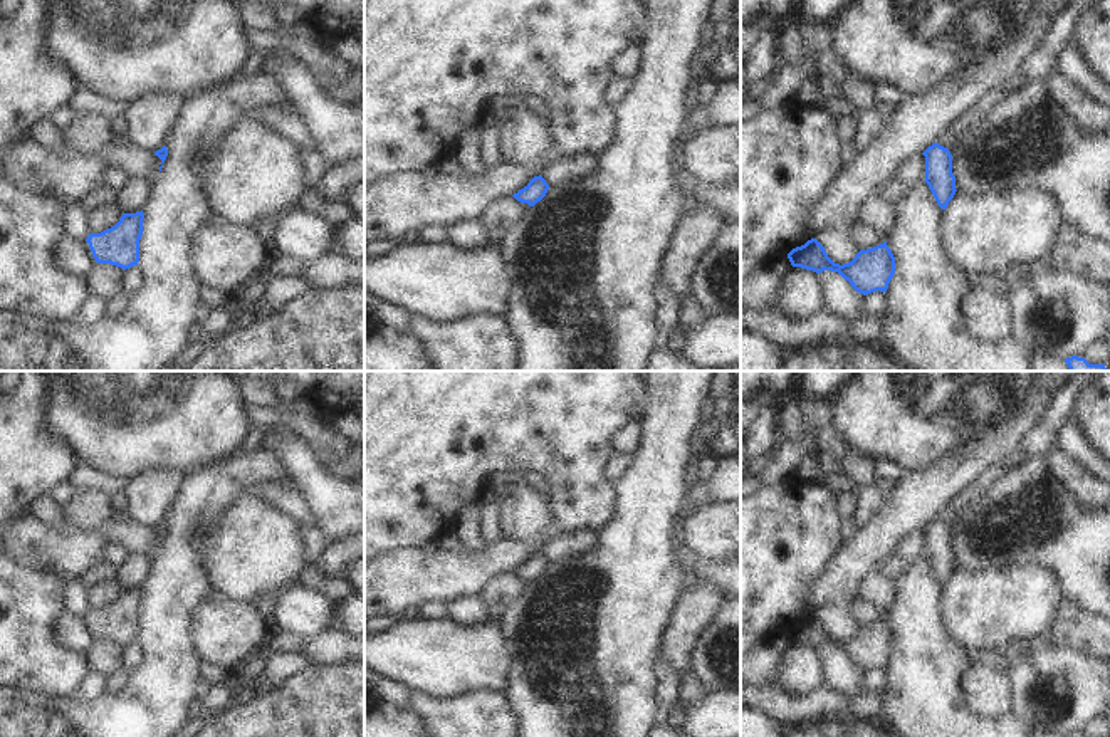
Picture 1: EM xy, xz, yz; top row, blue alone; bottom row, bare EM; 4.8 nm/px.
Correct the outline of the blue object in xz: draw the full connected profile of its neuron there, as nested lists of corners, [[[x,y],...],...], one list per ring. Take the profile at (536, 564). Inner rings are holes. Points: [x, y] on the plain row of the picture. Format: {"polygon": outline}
{"polygon": [[[539,551],[534,552],[522,566],[514,569],[512,572],[521,579],[527,579],[529,583],[534,583],[537,578],[541,578],[546,572],[547,566],[549,561]]]}

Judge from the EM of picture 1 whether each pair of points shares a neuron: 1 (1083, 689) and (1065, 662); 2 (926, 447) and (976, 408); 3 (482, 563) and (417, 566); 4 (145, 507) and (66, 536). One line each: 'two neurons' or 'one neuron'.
1: one neuron
2: one neuron
3: one neuron
4: two neurons

